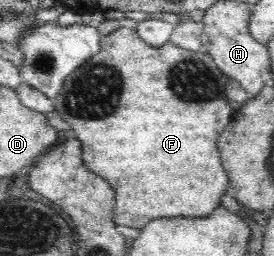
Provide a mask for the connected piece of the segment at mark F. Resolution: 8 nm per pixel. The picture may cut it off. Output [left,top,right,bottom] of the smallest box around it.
[54,27,236,227]

